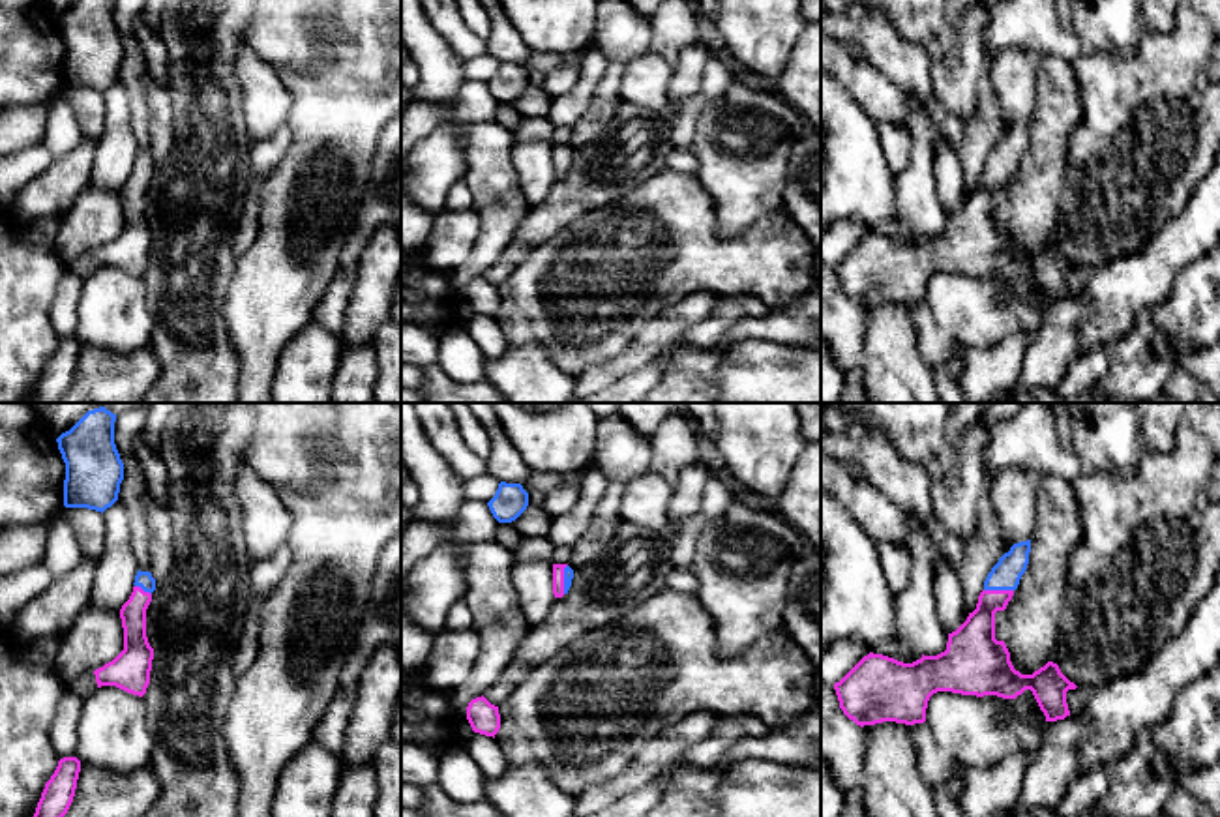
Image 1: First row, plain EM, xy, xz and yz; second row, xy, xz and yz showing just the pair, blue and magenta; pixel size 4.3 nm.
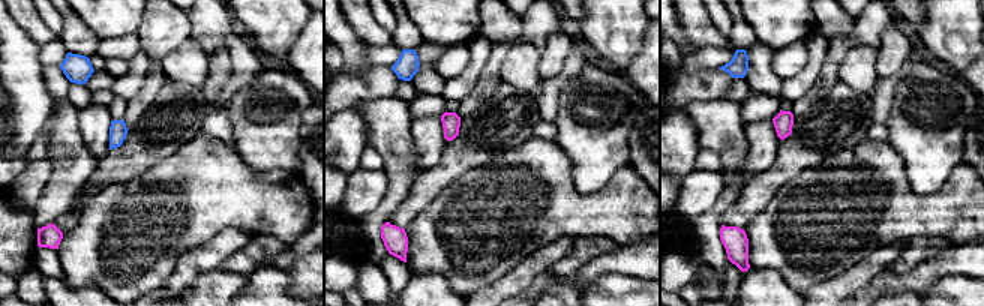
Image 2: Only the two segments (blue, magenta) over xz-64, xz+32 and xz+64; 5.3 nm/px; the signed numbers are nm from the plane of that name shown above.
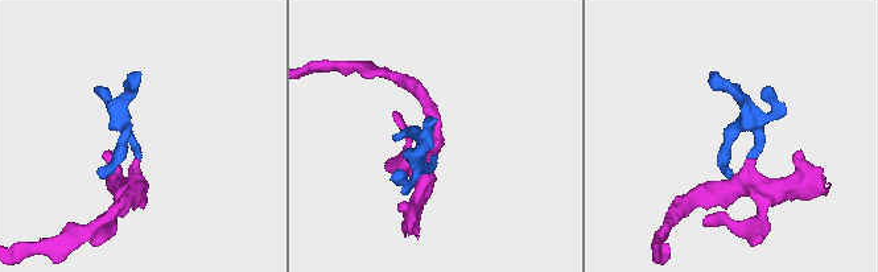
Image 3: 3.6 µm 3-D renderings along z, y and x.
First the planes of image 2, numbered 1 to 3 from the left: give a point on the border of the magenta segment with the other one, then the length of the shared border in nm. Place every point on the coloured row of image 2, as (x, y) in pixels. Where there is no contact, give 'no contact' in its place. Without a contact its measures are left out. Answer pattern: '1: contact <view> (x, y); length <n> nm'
1: no contact
2: no contact
3: no contact

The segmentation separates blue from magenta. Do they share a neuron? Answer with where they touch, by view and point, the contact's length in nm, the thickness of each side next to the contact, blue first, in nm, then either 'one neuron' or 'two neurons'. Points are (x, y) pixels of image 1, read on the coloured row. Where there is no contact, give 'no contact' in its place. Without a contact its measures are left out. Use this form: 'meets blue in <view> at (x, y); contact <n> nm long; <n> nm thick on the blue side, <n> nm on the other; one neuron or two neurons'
meets blue in yz at (999, 589); contact 130 nm long; 130 nm thick on the blue side, 180 nm on the other; one neuron

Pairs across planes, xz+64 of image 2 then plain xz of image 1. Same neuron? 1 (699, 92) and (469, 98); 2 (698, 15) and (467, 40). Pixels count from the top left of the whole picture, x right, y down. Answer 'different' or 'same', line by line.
1: same
2: same

